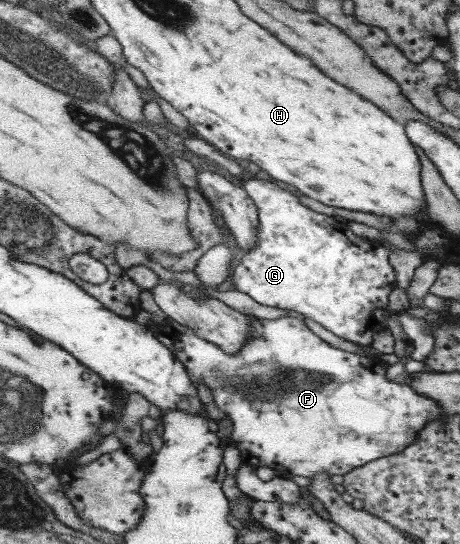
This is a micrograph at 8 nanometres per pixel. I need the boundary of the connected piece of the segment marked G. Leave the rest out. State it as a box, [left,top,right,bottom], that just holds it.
[232,180,436,362]

